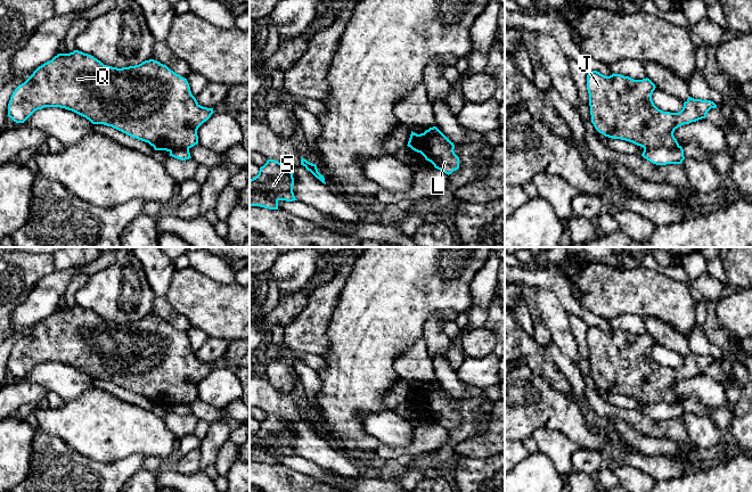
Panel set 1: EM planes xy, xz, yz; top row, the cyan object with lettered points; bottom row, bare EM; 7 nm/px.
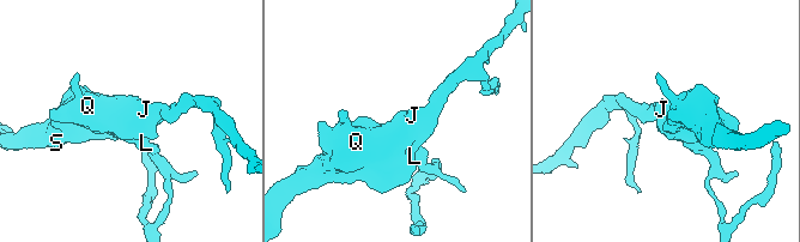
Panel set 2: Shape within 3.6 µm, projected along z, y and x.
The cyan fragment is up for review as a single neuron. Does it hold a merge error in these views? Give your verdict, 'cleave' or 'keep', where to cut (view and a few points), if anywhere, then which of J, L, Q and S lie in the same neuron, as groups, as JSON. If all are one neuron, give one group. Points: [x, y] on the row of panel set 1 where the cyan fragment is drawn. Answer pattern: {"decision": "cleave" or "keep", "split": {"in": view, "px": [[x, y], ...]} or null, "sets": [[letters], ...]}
{"decision": "cleave", "split": {"in": "xz", "px": [[434, 126], [428, 147], [433, 164]]}, "sets": [["J", "Q", "S"], ["L"]]}

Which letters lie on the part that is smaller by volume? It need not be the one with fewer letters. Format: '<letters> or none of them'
J, Q, S

